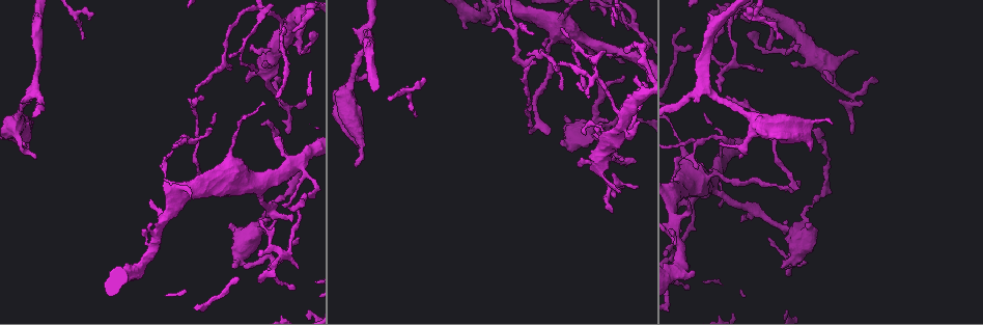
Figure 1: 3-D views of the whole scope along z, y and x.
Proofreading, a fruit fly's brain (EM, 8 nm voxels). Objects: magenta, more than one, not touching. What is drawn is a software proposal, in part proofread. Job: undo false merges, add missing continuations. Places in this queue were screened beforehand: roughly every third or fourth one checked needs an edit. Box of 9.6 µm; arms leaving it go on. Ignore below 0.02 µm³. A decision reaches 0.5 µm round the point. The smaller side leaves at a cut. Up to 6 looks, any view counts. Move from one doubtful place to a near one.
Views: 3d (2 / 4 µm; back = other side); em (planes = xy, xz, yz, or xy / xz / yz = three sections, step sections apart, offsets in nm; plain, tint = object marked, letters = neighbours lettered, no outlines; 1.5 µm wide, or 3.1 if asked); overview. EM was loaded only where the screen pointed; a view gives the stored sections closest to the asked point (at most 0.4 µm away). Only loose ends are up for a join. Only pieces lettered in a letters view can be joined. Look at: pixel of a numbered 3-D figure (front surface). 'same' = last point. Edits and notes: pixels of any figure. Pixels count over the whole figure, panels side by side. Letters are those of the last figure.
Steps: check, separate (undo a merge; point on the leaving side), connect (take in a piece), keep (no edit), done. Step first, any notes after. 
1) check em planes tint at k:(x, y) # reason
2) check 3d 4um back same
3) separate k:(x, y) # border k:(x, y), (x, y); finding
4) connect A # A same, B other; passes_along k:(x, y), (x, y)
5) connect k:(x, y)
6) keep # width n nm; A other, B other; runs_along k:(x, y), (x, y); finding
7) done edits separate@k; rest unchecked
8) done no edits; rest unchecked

check 3d 2um back at 1:(600, 80) # abrupt turn

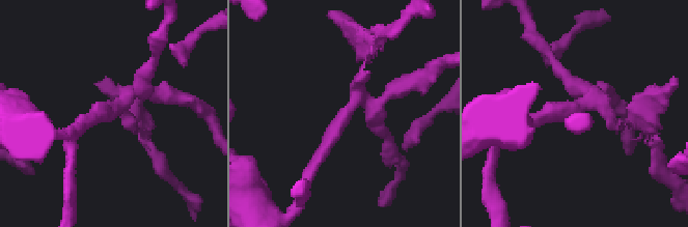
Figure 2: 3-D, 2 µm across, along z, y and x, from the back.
check em planes letters at 2:(573, 110) # arms 4

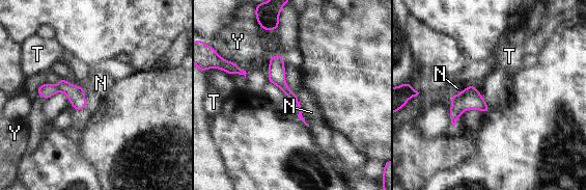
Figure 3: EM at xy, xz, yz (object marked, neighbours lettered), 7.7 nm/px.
keep # N other, T other, Y other; border 3:(297, 94), (302, 116), (309, 125); one neuron here

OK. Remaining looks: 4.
check em planes letters at 1:(593, 134) # tapers out

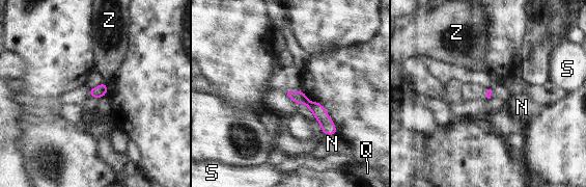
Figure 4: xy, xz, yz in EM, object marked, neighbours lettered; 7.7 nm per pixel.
keep # N other, Q other, S other, Z other; border 4:(103, 82), (106, 84); none of them fits

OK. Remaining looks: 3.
check 3d 2um back at 1:(161, 167) # branch stops here

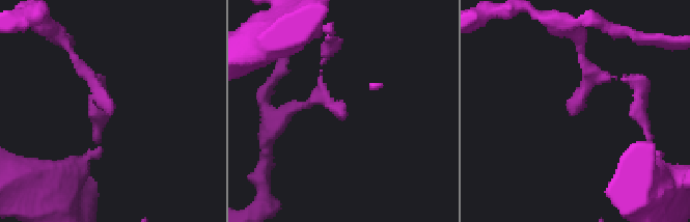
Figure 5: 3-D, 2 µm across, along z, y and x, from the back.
check em planes letters at 5:(570, 114) # need the tissue

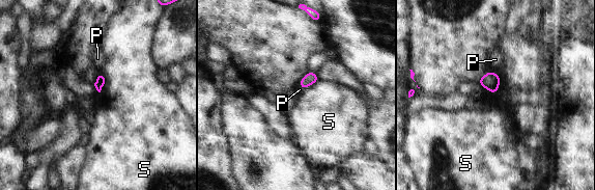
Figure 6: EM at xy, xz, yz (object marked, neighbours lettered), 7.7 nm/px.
keep # longest_contact S 160 nm; P other, S other; border 6:(102, 73), (105, 84), (100, 92); none of them fits

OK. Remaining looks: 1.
done no edits; rest unchecked

